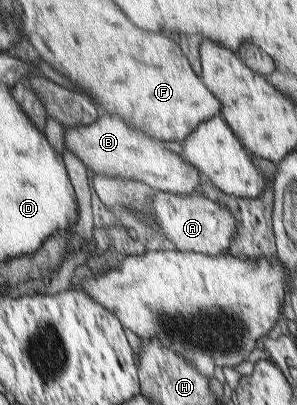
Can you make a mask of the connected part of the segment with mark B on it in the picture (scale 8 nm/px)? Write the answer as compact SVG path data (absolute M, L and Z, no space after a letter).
M100 114L95 124L66 128L64 144L93 174L143 182L155 192L191 196L198 185L204 183L201 172L195 166L185 162L181 155L167 150L163 142L151 138L135 126L125 124L120 116Z

